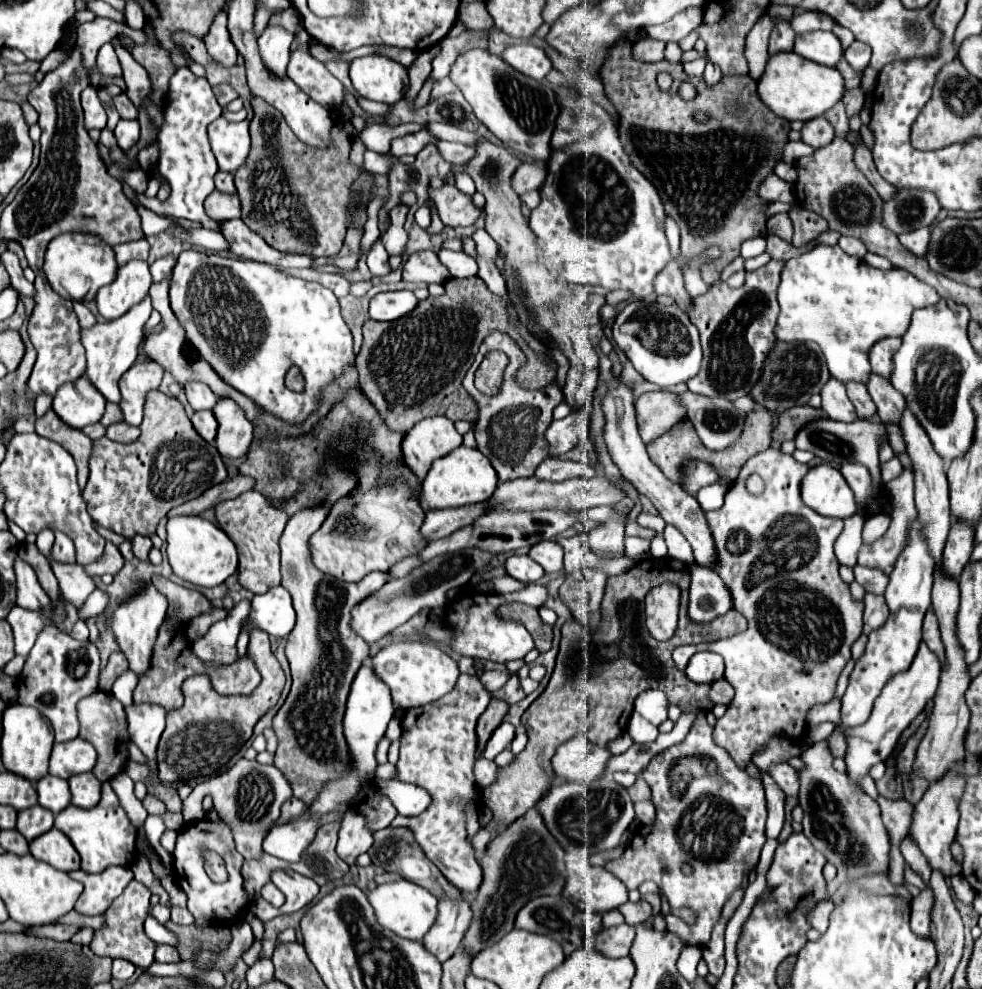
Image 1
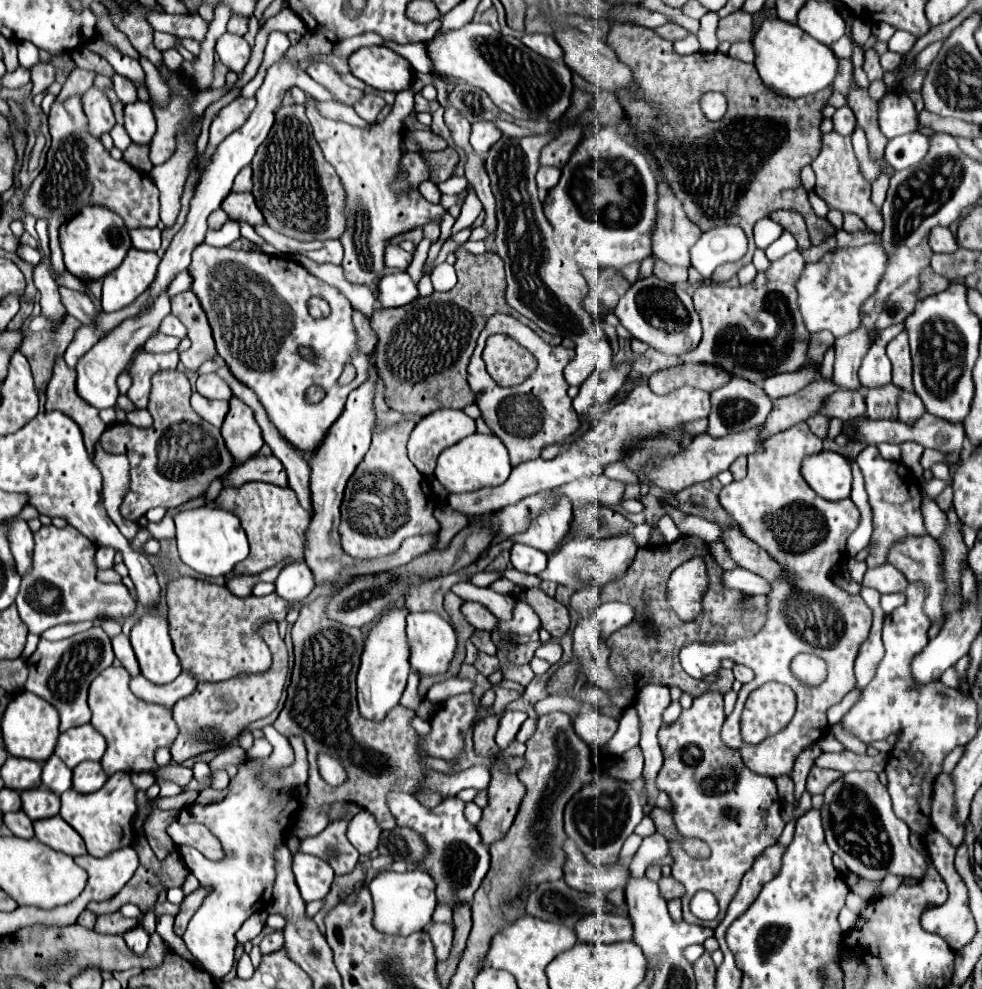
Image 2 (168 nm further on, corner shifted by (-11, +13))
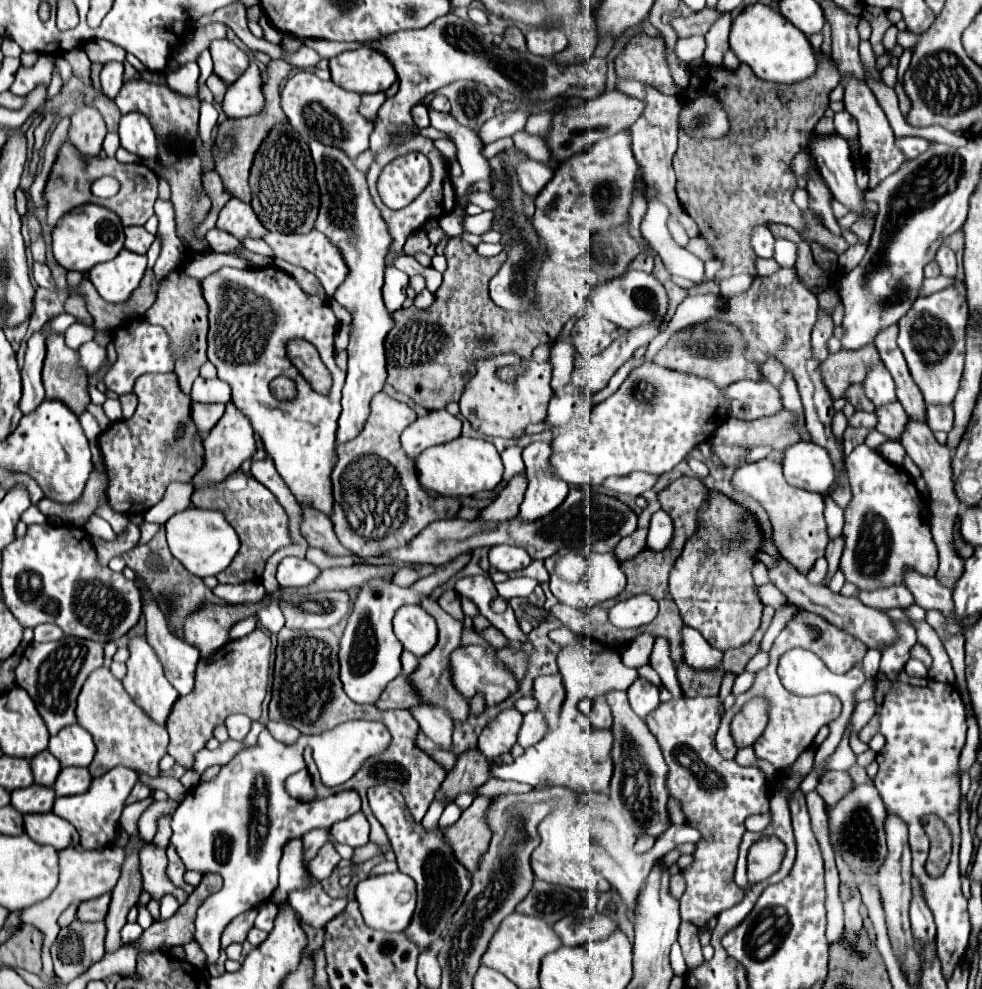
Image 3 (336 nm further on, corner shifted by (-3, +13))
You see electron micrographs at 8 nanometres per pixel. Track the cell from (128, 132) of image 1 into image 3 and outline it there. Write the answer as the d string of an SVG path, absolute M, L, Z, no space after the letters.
M140 113L122 115L118 135L120 135L120 145L126 151L138 155L142 161L158 157L156 135L152 133L152 127L148 125L148 121L140 117Z

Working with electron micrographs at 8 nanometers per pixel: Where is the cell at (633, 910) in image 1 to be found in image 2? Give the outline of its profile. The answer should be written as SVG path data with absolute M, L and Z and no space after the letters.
M662 877L662 879L658 881L658 887L660 887L660 895L662 895L666 901L684 895L684 887L682 887L674 877Z

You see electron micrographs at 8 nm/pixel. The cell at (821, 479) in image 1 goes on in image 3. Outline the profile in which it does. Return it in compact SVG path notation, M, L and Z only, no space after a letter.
M812 441L786 447L782 453L782 469L790 485L806 491L828 493L834 481L834 467L828 451Z

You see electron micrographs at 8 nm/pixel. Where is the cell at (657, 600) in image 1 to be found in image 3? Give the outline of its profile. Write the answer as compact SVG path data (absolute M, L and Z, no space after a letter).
M708 489L708 499L706 499L704 507L700 509L698 521L700 521L700 527L686 541L684 551L678 557L678 561L670 573L670 593L672 593L674 603L680 609L682 621L688 627L700 631L714 649L720 649L720 651L738 649L752 639L752 635L760 627L760 619L762 619L764 605L758 597L758 587L752 581L752 567L756 565L756 555L760 553L760 549L764 545L762 529L760 529L760 523L756 521L756 517L746 507L738 505L730 497L726 497L714 489Z

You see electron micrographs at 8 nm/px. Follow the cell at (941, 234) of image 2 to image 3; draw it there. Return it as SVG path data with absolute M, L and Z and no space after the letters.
M942 245L942 247L938 249L938 253L936 253L936 263L940 265L940 273L942 273L944 277L954 279L954 275L956 275L956 257L954 257L954 253L952 253L946 245Z

